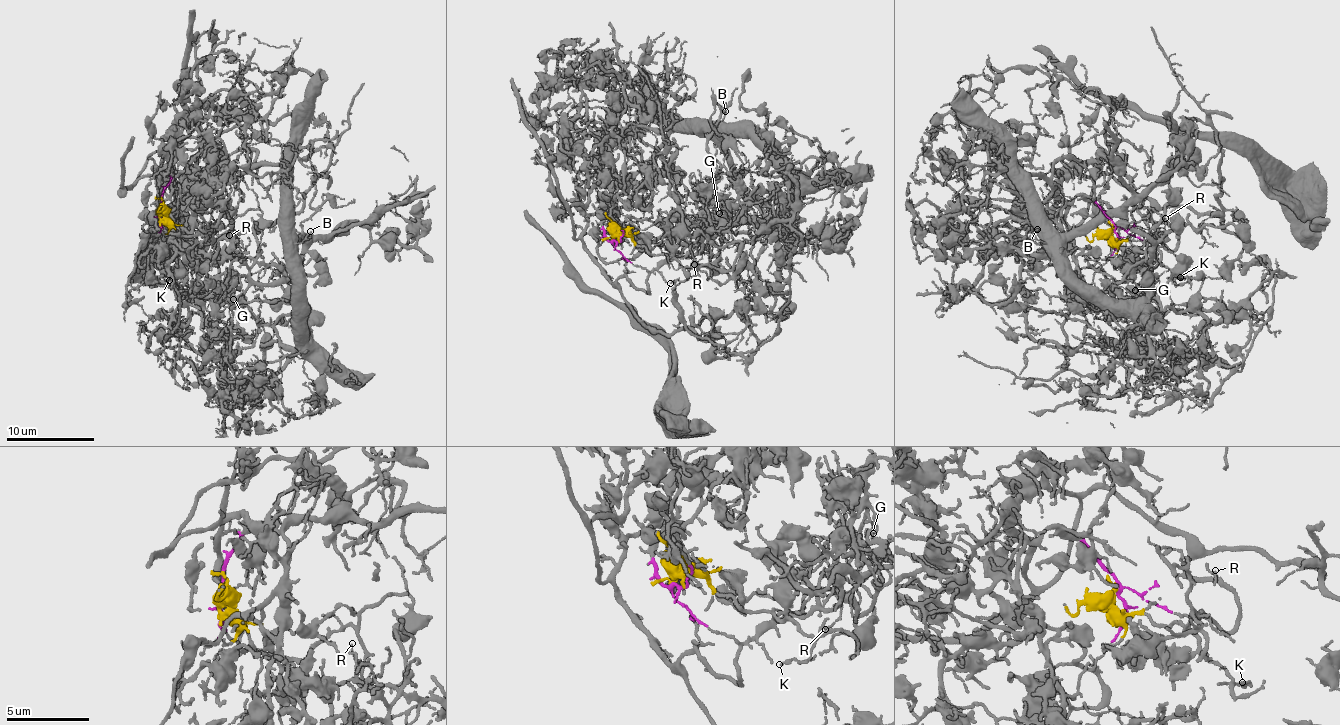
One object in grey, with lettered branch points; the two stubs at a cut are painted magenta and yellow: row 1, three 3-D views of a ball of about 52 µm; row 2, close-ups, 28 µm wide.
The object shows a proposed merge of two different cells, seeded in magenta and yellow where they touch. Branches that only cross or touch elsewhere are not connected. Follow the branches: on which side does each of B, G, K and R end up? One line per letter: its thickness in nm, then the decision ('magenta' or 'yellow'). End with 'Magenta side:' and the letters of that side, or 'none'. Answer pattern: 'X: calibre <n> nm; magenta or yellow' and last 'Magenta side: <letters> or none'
B: calibre 90 nm; magenta
G: calibre 130 nm; yellow
K: calibre 180 nm; yellow
R: calibre 100 nm; yellow
Magenta side: B

